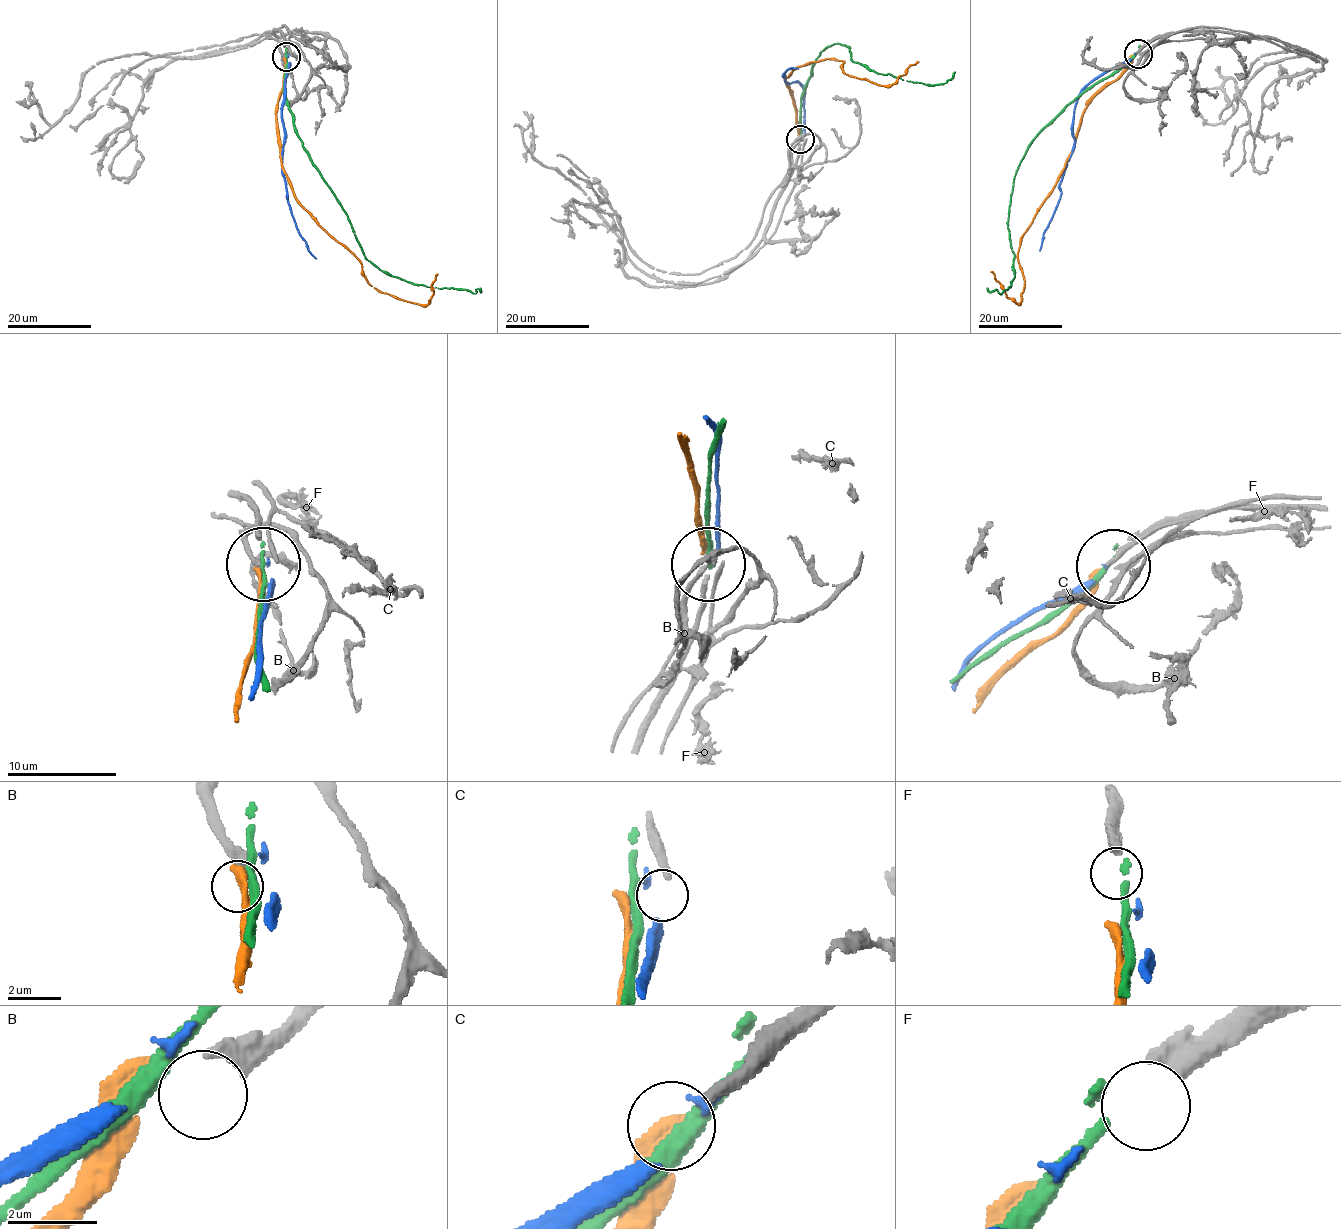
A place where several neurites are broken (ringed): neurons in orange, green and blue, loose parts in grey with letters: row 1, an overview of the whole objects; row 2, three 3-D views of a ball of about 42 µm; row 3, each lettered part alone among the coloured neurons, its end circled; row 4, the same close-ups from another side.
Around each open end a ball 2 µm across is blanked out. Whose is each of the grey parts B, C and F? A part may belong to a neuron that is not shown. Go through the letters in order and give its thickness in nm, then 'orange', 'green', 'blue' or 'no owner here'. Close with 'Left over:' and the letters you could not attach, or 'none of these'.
B: 440 nm thick; no owner here
C: 260 nm thick; no owner here
F: 550 nm thick; green
Left over: B, C

